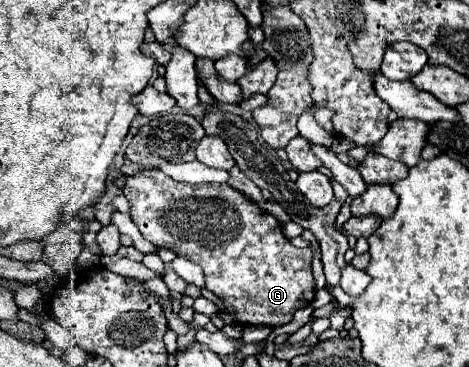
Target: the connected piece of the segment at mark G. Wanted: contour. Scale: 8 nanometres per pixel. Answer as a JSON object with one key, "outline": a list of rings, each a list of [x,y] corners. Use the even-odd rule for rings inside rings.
{"outline":[[[148,170],[126,180],[124,196],[132,206],[130,216],[142,236],[154,246],[170,248],[178,256],[202,266],[206,288],[226,304],[226,310],[242,326],[284,326],[298,308],[304,308],[314,300],[312,248],[292,246],[282,234],[282,224],[272,214],[228,184],[182,184],[160,170]]]}

